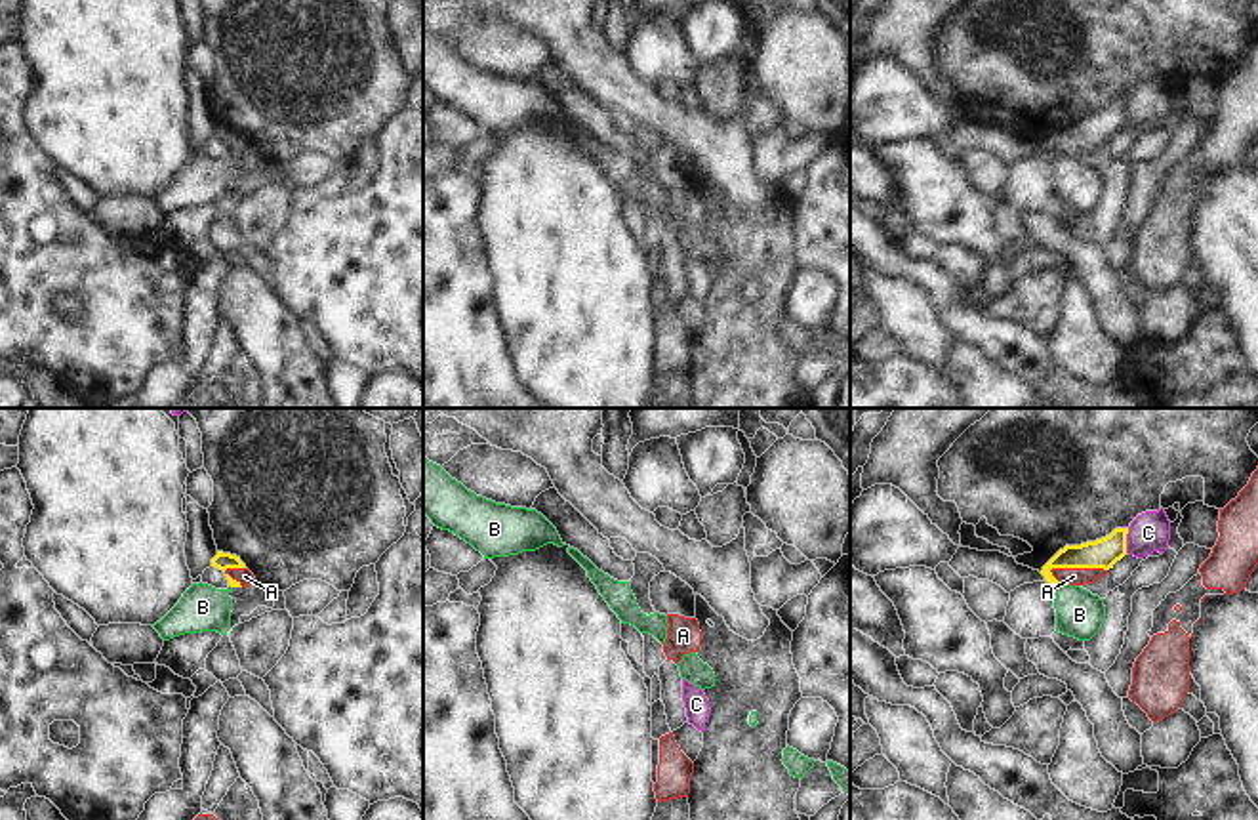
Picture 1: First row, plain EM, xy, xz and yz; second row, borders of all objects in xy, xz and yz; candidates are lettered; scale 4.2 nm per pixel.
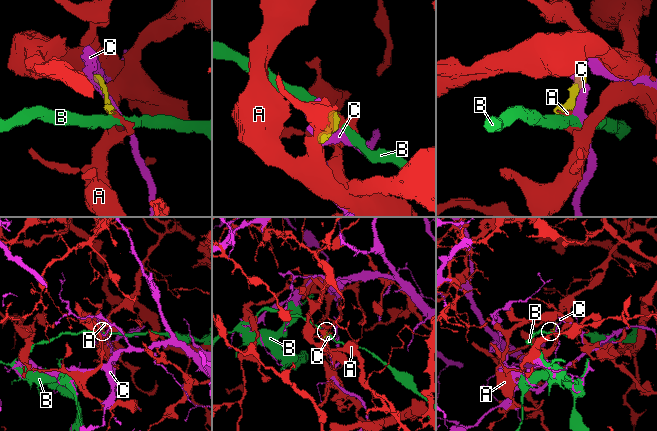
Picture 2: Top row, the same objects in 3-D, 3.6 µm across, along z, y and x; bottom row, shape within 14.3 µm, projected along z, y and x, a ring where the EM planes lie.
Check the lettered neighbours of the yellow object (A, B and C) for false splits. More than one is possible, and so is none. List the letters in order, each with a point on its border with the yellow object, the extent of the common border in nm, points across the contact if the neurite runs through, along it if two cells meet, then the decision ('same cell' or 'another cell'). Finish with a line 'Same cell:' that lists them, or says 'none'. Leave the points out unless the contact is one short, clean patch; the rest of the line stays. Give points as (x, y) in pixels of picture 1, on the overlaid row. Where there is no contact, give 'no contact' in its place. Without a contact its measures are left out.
A: yz (1077, 567) | 240 nm | across yz (1102, 553), (1077, 567), (1074, 576) | same cell
B: yz (1058, 582) | 50 nm | along yz (1062, 582), (1055, 588) | another cell
C: yz (1125, 540) | 110 nm | another cell
Same cell: A

